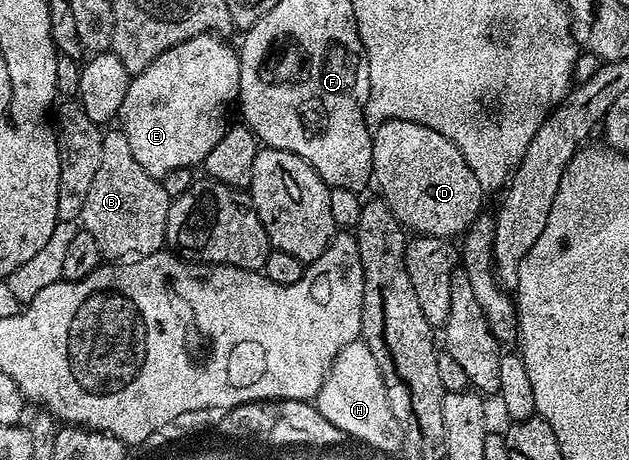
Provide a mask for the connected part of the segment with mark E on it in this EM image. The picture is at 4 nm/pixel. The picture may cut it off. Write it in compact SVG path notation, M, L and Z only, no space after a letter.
M217 34L192 37L156 57L131 78L120 116L132 157L156 180L172 169L205 164L216 141L226 132L226 110L238 97L240 65L237 50Z

